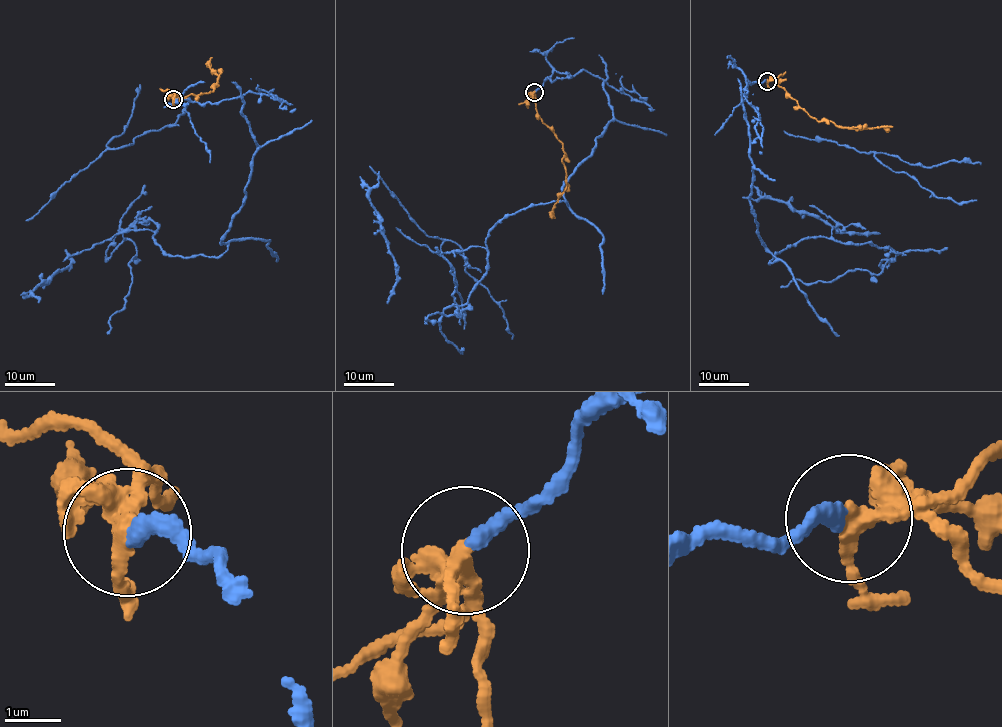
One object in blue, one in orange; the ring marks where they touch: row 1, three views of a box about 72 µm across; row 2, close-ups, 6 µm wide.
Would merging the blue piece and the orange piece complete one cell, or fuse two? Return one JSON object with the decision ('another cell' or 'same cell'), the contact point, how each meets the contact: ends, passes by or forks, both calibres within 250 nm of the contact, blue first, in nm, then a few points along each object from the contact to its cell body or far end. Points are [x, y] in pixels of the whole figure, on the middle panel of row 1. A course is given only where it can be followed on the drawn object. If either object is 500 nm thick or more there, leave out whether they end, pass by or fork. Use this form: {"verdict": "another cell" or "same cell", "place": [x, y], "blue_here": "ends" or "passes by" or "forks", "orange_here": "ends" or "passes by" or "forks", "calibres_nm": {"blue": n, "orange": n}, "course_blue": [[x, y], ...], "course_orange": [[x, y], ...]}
{"verdict": "another cell", "place": [534, 92], "blue_here": "ends", "orange_here": "forks", "calibres_nm": {"blue": 300, "orange": 240}, "course_blue": [[533, 91], [607, 77], [567, 201], [504, 217], [464, 304], [425, 323], [457, 314], [434, 247]], "course_orange": [[533, 91], [537, 115], [565, 151], [565, 188], [555, 204], [555, 217]]}

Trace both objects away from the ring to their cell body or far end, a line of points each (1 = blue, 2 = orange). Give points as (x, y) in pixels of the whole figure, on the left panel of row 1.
1: (173, 99), (243, 100), (243, 207), (218, 257), (121, 230), (106, 333)
2: (173, 99), (174, 94), (180, 96), (213, 91), (212, 85), (216, 84), (218, 76), (210, 69), (212, 57)

